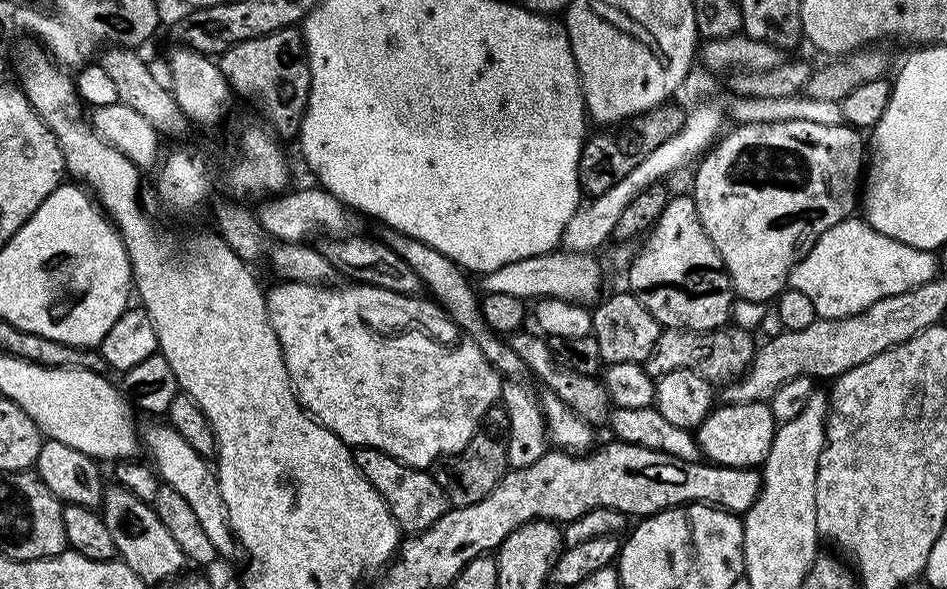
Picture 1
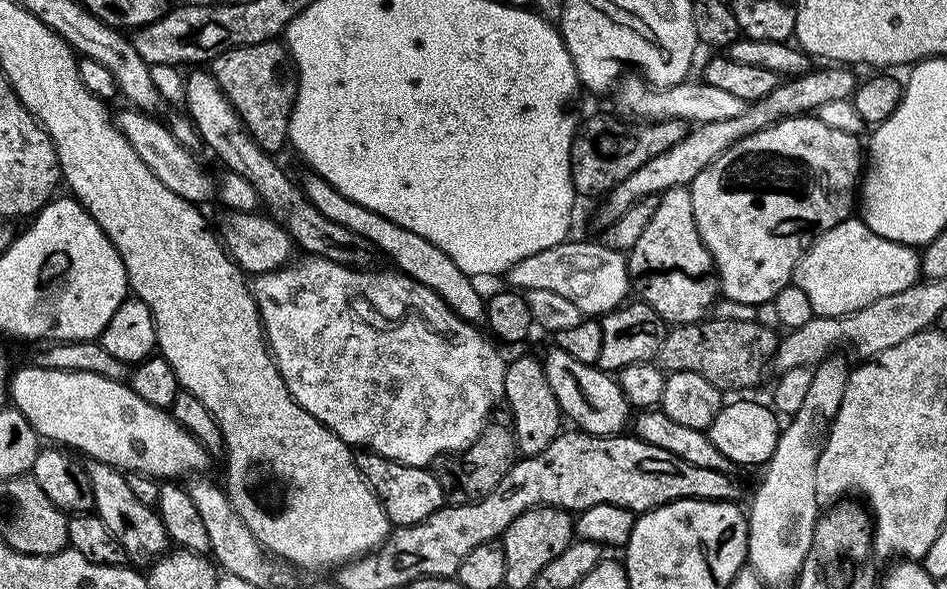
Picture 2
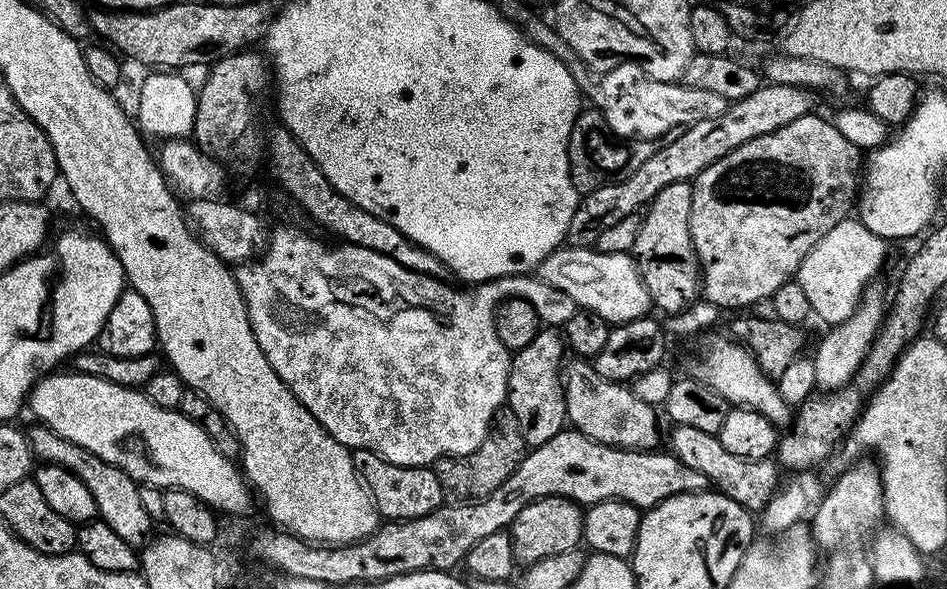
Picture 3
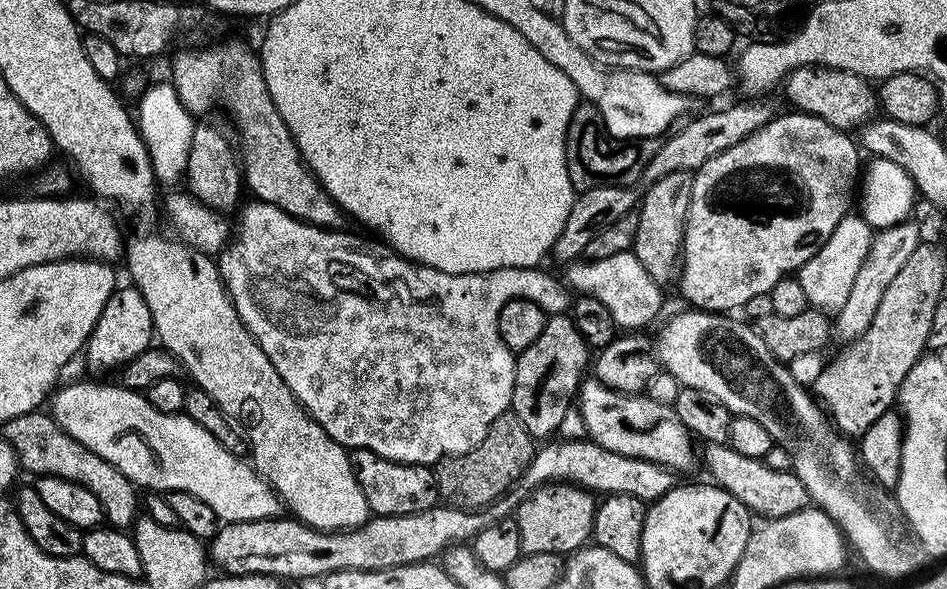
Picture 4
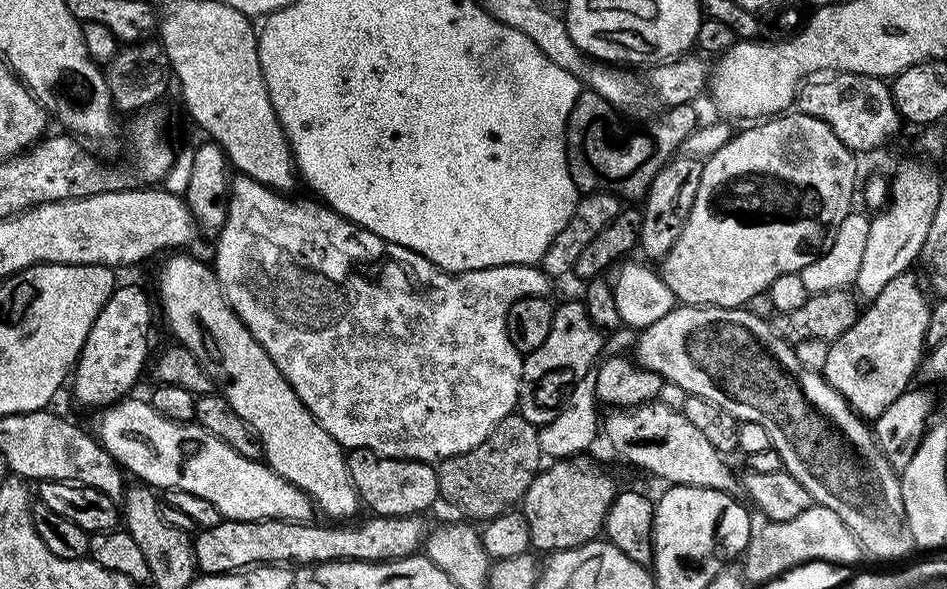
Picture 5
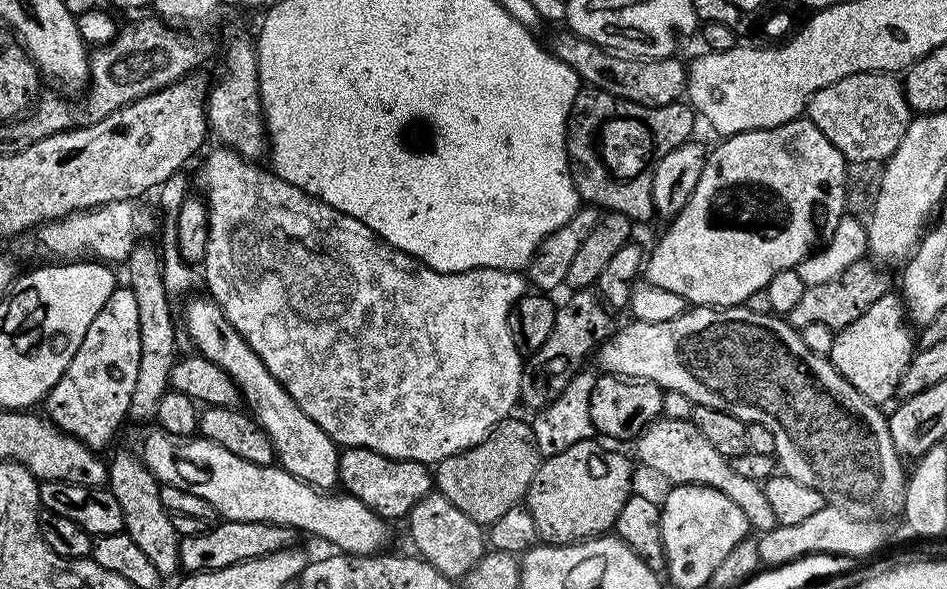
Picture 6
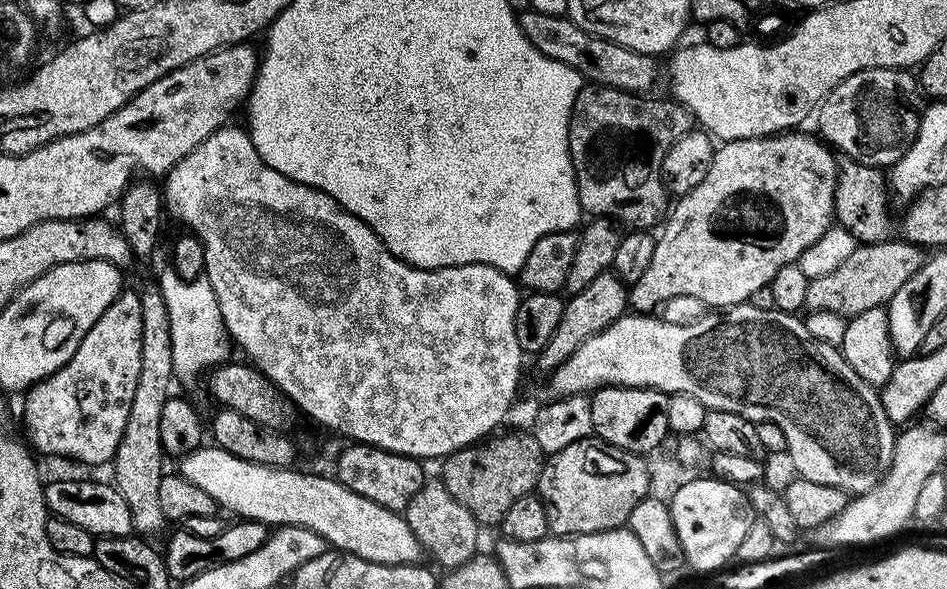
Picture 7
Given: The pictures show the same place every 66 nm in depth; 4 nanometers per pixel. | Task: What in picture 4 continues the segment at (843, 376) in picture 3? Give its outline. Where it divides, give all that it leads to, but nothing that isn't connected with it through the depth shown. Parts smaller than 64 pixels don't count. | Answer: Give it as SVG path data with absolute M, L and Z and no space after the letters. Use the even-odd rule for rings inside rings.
M912 223L895 224L890 228L879 229L873 235L866 262L862 262L862 270L858 270L858 278L854 278L854 286L846 302L835 313L834 336L837 341L857 340L866 330L866 326L874 322L874 313L882 303L882 294L886 294L886 286L890 286L890 282L898 275L898 270L906 266L906 258L910 258L910 254L914 254L914 250L922 242L919 226Z

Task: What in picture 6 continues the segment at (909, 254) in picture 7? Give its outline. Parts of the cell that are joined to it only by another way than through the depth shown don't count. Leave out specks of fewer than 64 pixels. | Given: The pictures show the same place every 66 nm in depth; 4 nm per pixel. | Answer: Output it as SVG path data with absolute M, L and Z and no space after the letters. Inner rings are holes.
M863 259L842 270L842 274L838 274L838 278L830 282L807 285L801 300L794 305L794 310L786 313L788 323L797 330L802 330L811 324L821 324L833 330L850 326L850 322L855 322L859 316L866 314L866 310L870 310L870 306L874 306L878 298L889 295L888 276L879 270L884 271L875 263Z

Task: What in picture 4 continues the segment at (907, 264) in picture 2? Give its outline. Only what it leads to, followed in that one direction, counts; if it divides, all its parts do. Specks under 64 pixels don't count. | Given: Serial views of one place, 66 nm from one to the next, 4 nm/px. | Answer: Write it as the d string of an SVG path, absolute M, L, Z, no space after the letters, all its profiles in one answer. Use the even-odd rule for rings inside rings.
M849 214L834 226L834 234L798 269L798 279L802 282L802 290L806 290L806 298L813 309L835 313L846 302L850 290L854 286L854 278L858 278L858 270L862 270L862 262L866 262L868 251L872 245L874 229L859 214Z

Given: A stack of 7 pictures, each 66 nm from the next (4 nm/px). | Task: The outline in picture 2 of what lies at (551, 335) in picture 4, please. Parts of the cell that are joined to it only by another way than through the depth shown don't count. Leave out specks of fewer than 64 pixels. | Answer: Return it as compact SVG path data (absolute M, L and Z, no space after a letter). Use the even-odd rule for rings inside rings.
M520 356L517 360L509 359L504 369L504 395L503 399L508 400L508 408L512 411L511 423L514 425L516 433L516 447L521 457L533 456L562 431L562 413L558 402L555 400L554 391L547 384L543 363L532 356ZM516 423L516 424L515 424Z

